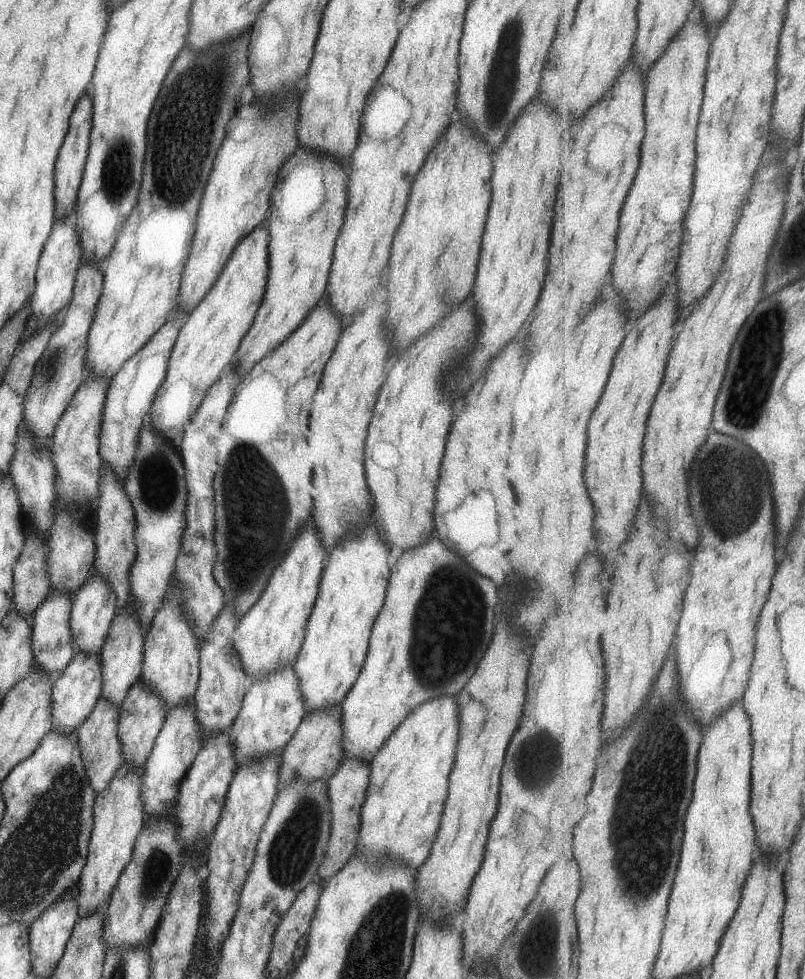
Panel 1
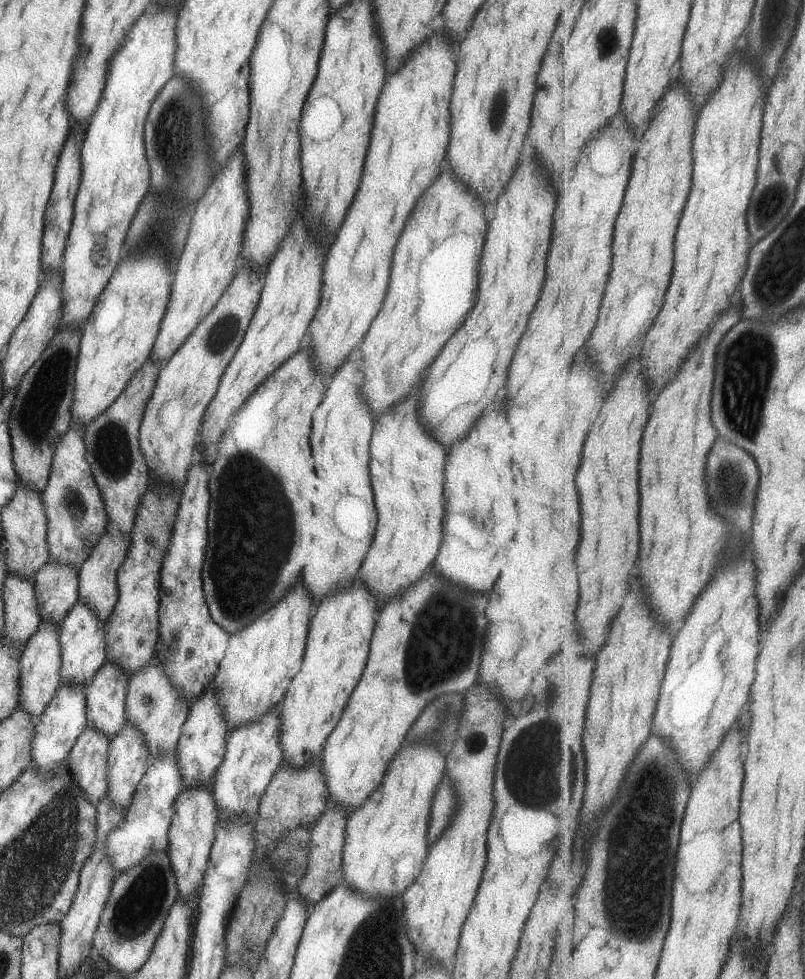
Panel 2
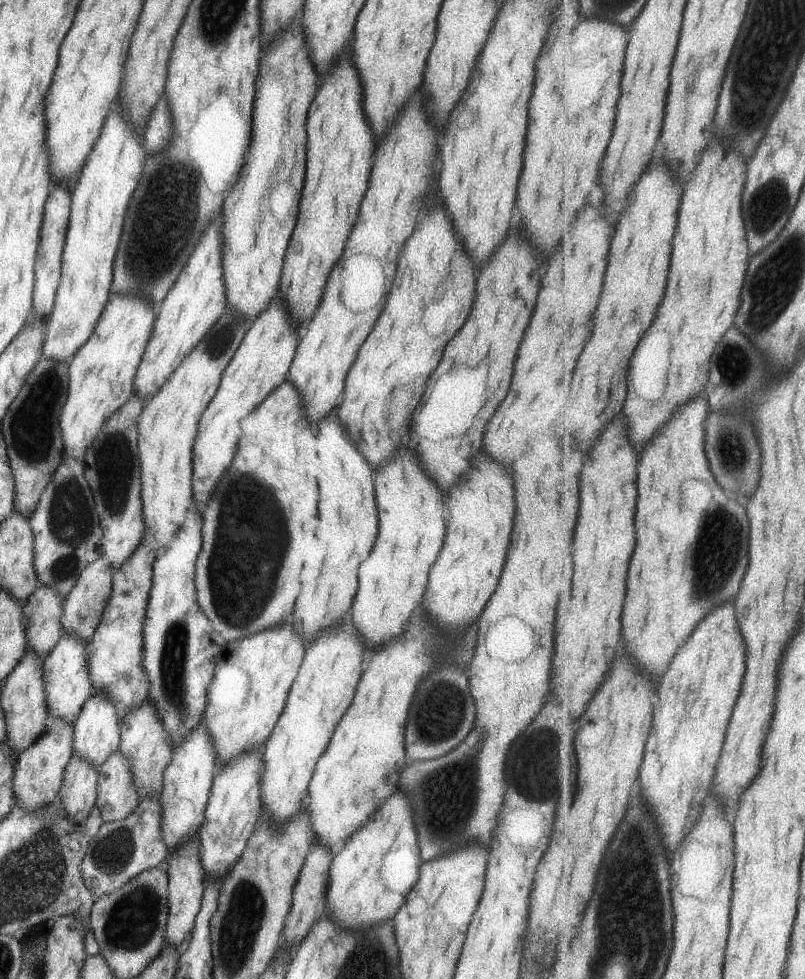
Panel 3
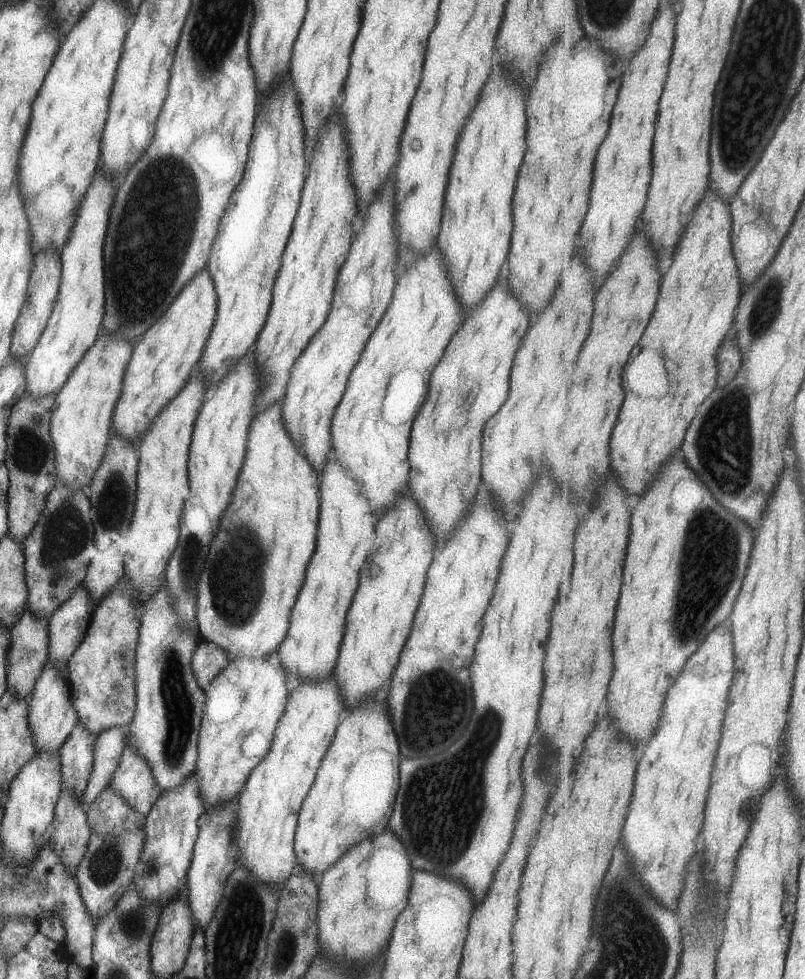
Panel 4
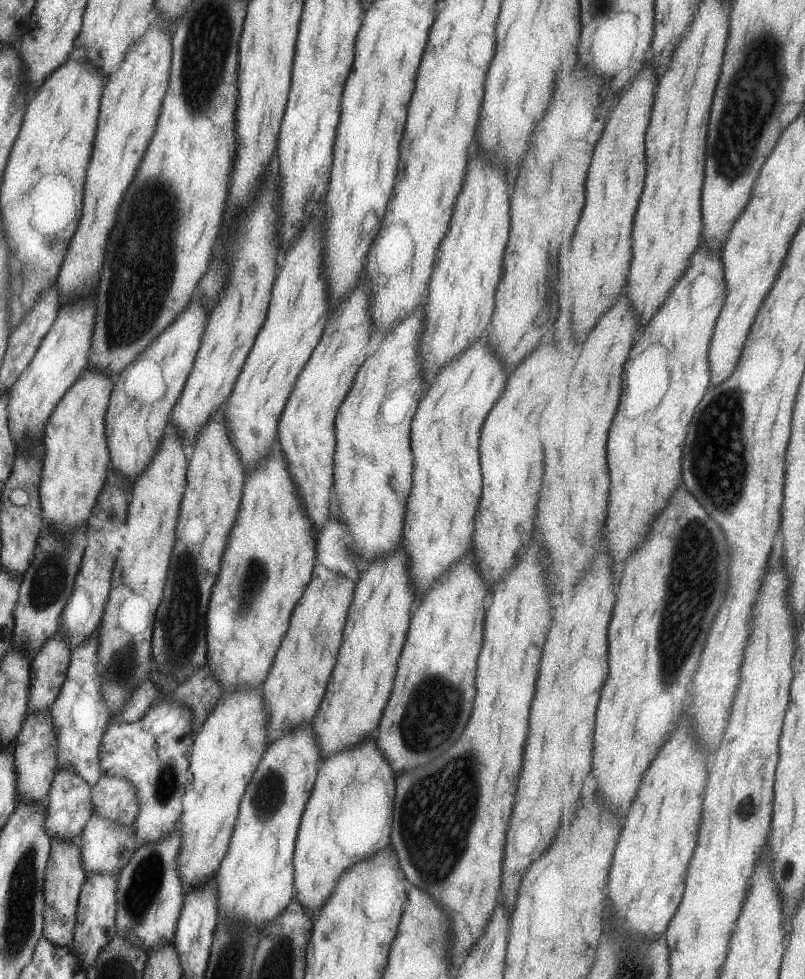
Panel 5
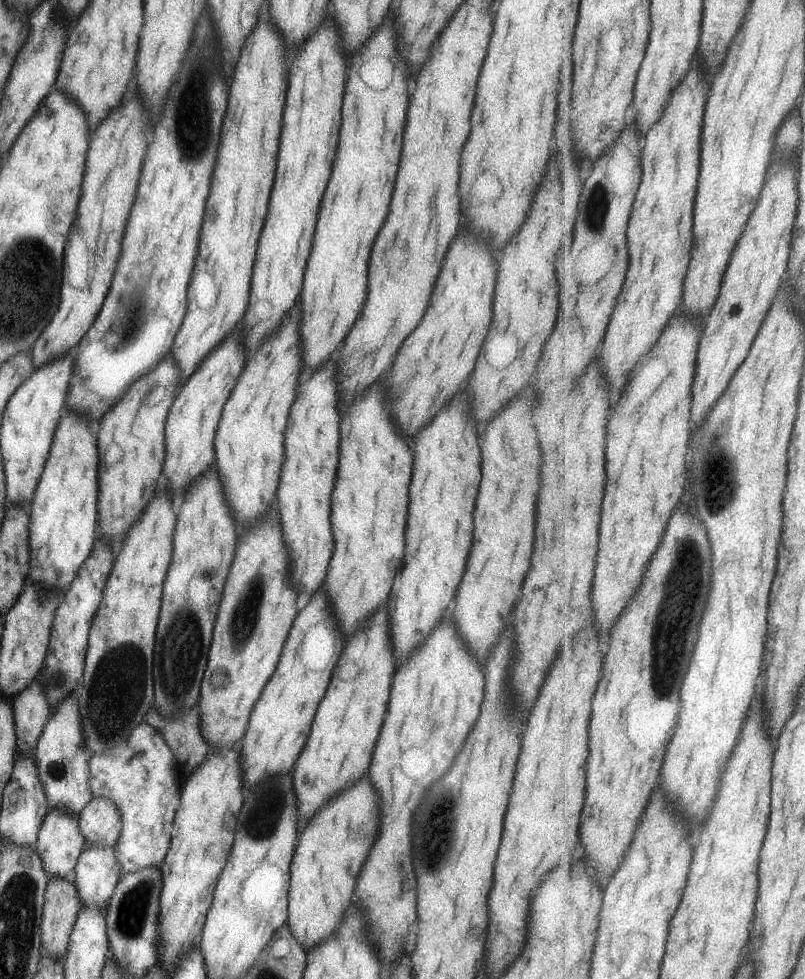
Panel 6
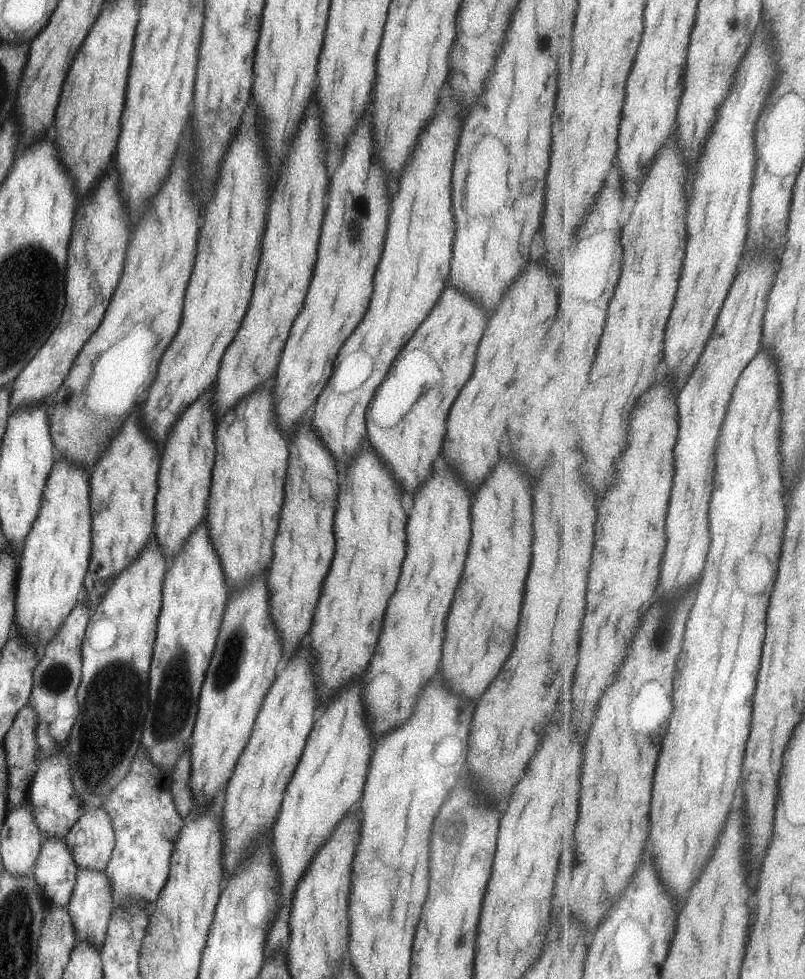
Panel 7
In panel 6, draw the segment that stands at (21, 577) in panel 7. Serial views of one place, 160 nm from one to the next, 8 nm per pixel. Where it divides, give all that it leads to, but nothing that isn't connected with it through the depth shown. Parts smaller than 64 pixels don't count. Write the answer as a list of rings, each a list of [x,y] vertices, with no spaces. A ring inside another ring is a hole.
[[[65,412],[56,424],[32,501],[26,507],[29,519],[27,578],[48,591],[67,590],[97,538],[98,460],[95,438],[89,434],[87,422]]]

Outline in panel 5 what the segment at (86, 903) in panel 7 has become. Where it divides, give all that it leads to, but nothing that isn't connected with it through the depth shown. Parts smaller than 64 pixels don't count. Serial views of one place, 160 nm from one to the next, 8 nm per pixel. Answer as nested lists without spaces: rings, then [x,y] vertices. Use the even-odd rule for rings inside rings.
[[[91,814],[77,843],[86,876],[91,873],[117,873],[135,850],[134,828]]]

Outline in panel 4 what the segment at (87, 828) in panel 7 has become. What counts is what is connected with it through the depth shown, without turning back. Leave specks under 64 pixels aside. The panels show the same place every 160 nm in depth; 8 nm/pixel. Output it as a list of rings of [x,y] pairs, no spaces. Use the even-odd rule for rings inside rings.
[[[126,737],[119,762],[108,784],[117,790],[123,800],[127,800],[127,804],[145,816],[160,794],[151,766],[147,766]]]

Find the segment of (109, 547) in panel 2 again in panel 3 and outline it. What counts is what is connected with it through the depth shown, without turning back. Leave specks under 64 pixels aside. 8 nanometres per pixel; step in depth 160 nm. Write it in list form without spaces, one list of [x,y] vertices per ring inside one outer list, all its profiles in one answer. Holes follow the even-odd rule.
[[[100,555],[83,568],[75,584],[62,600],[60,623],[64,630],[63,633],[76,635],[83,641],[91,638],[109,598],[113,572],[111,562],[107,562],[107,559]]]

